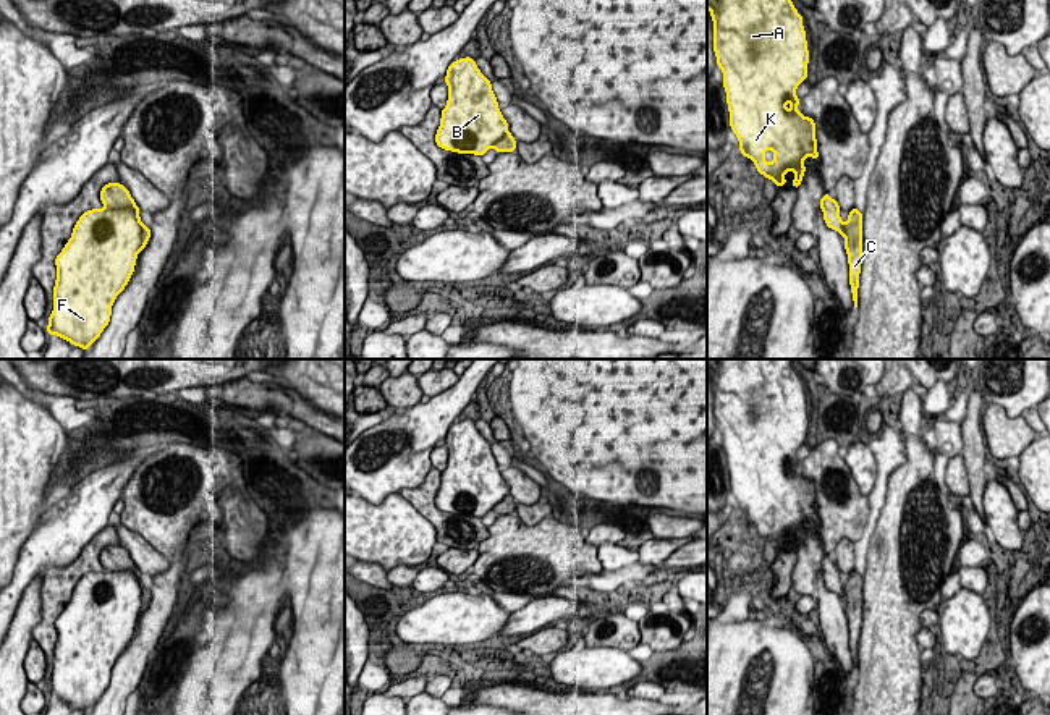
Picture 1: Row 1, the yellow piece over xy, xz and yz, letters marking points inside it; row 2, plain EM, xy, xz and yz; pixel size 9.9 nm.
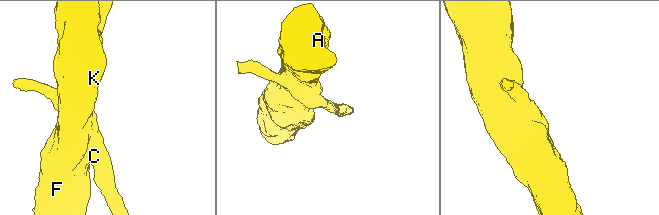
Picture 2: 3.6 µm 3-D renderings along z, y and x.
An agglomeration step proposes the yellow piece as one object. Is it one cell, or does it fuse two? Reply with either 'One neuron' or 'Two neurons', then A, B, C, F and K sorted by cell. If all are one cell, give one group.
Two neurons. Groups: A B F K / C

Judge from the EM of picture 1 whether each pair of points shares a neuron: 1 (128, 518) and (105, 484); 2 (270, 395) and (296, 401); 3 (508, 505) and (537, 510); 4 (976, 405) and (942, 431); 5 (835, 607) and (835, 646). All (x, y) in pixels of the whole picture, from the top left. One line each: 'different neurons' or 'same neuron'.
1: different neurons
2: same neuron
3: same neuron
4: different neurons
5: same neuron

